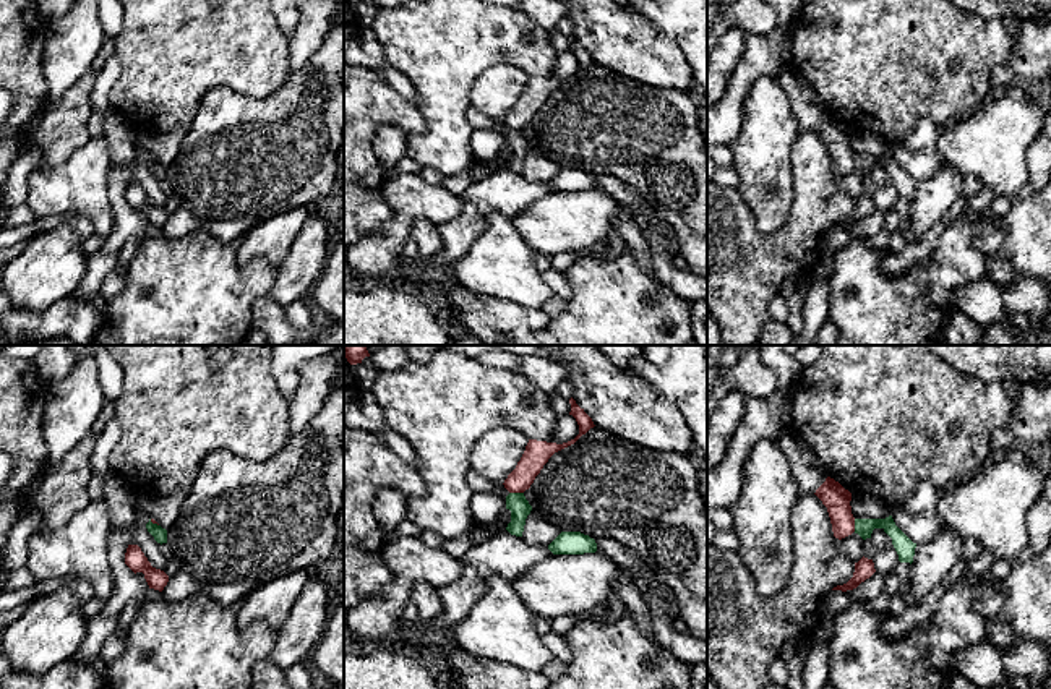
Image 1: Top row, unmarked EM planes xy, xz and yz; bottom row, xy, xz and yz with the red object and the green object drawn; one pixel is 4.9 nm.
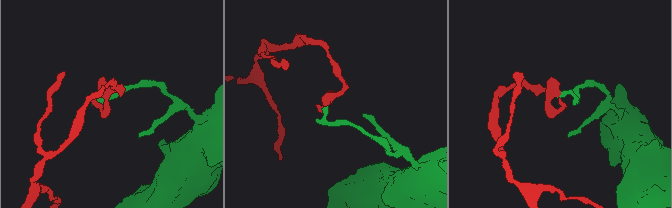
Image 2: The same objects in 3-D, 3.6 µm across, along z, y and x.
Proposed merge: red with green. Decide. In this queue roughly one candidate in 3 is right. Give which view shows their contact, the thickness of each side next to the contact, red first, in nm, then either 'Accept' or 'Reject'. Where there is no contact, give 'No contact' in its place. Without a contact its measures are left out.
Touches red in xz. Thickness 130 nm (red) against 100 nm. Reject

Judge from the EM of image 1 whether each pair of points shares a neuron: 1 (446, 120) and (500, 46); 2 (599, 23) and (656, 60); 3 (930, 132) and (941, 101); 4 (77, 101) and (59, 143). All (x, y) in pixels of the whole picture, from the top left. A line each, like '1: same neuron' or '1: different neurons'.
1: same neuron
2: same neuron
3: different neurons
4: same neuron

